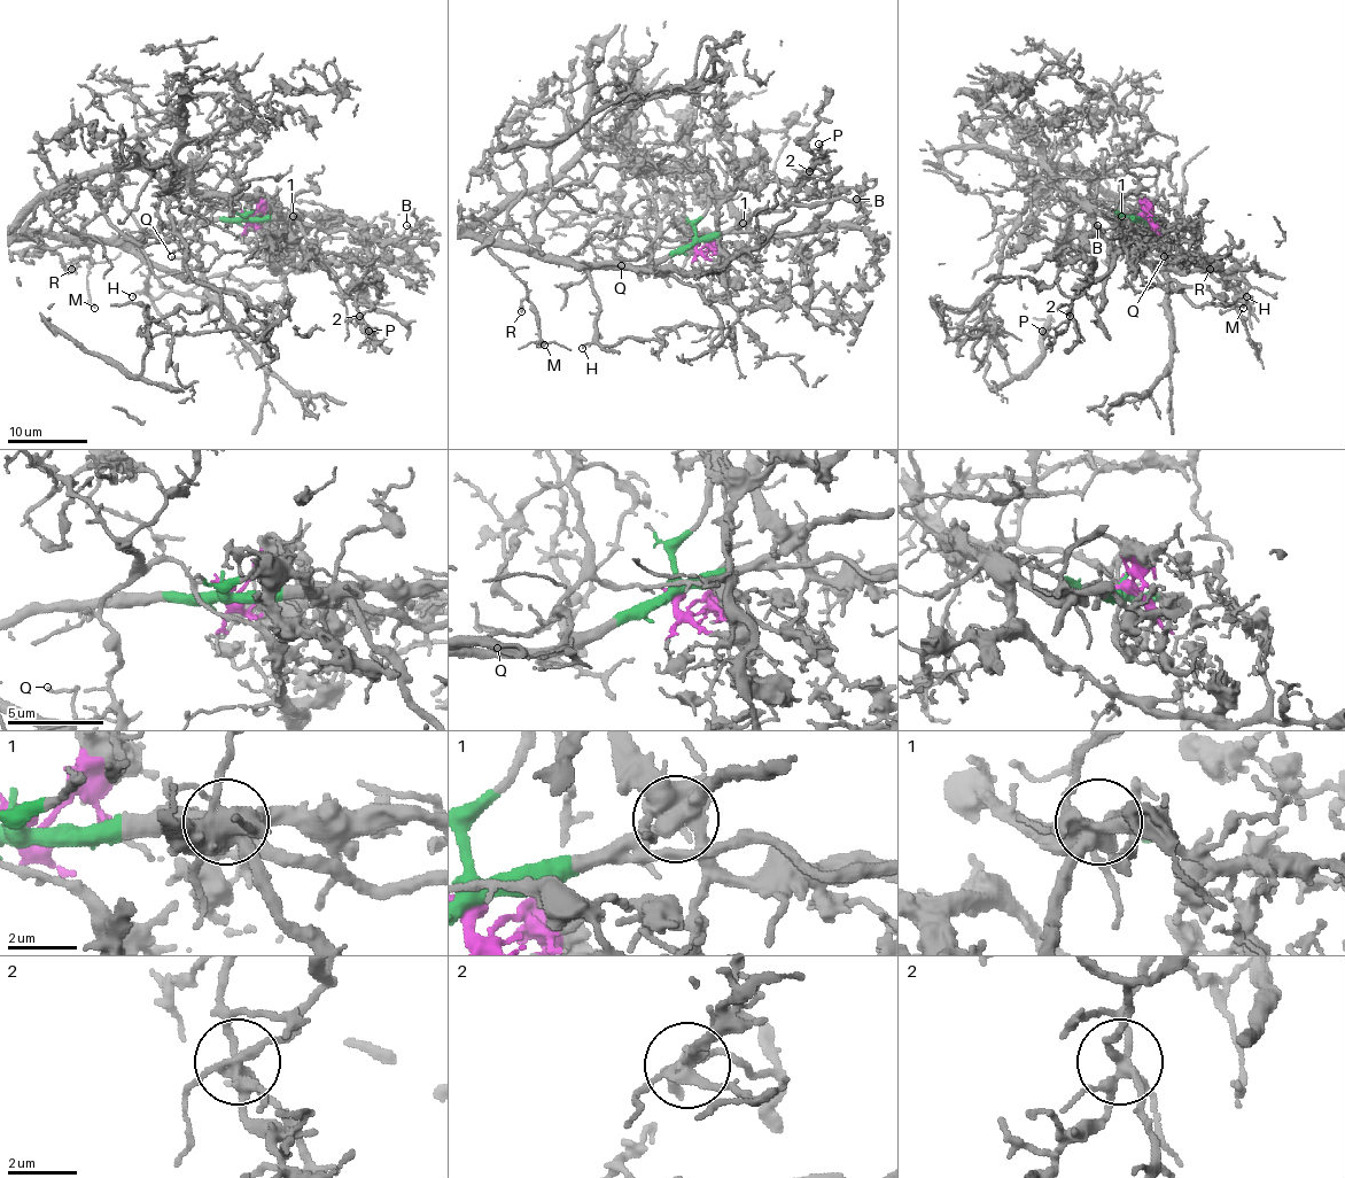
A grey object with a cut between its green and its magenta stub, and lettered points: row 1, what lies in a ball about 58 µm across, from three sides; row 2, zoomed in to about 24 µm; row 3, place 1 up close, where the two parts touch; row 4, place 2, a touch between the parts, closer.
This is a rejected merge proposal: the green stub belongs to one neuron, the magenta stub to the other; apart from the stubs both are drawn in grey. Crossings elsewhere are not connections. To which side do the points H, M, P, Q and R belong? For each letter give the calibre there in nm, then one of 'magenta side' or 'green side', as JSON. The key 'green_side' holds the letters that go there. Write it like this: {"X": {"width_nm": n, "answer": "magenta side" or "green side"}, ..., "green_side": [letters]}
{"H": {"width_nm": 130, "answer": "green side"}, "M": {"width_nm": 150, "answer": "green side"}, "P": {"width_nm": 220, "answer": "magenta side"}, "Q": {"width_nm": 160, "answer": "green side"}, "R": {"width_nm": 180, "answer": "green side"}, "green_side": ["H", "M", "Q", "R"]}

